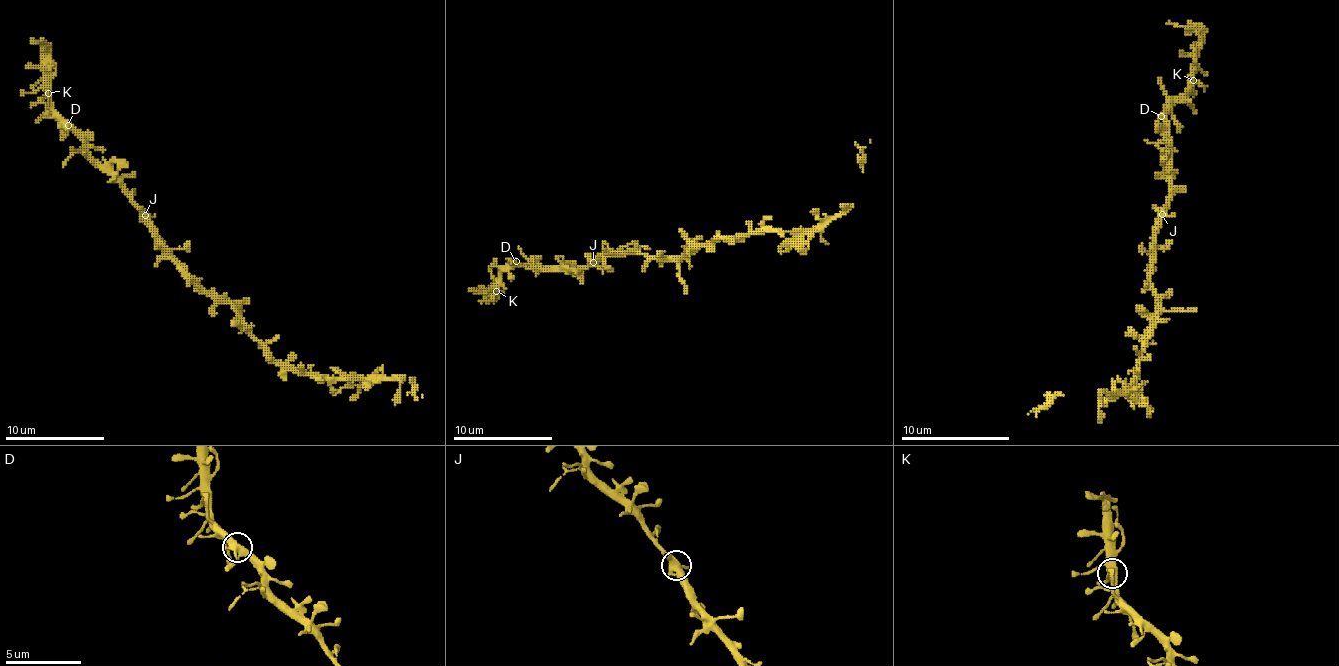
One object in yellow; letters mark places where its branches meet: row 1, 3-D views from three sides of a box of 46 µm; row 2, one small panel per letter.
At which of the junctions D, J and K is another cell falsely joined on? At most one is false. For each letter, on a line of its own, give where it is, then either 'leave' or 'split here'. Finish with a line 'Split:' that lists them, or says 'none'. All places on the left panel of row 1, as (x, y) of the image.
D: (68, 125) | leave
J: (145, 215) | leave
K: (48, 93) | leave
Split: none

